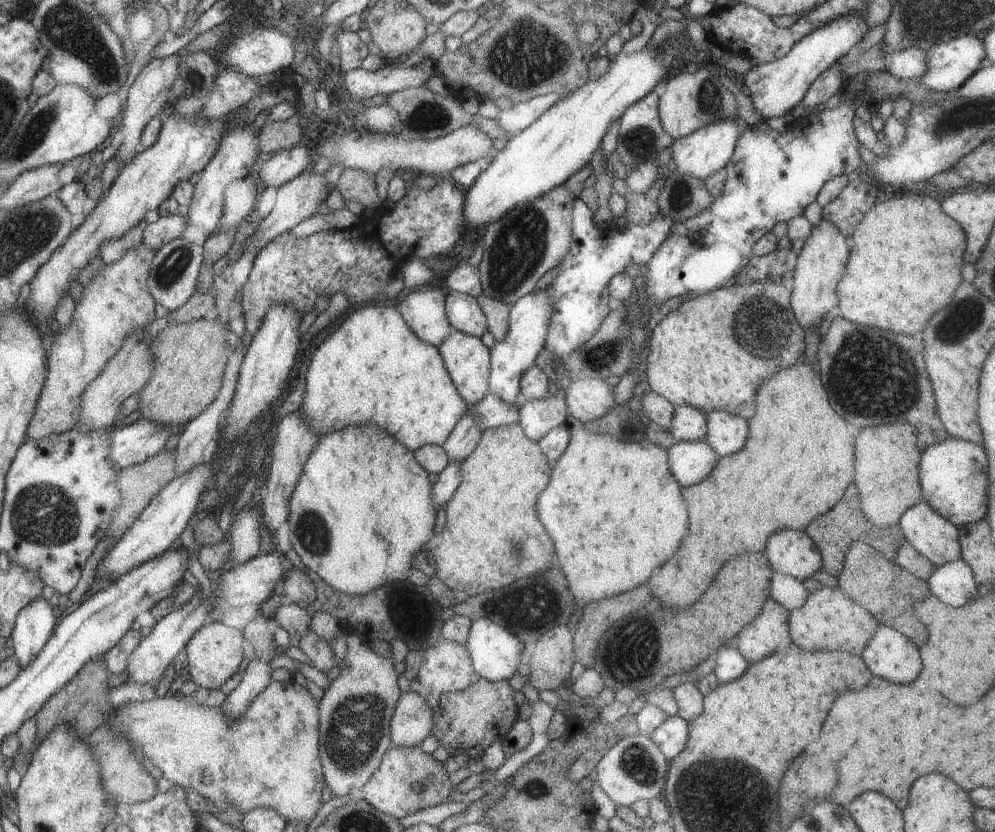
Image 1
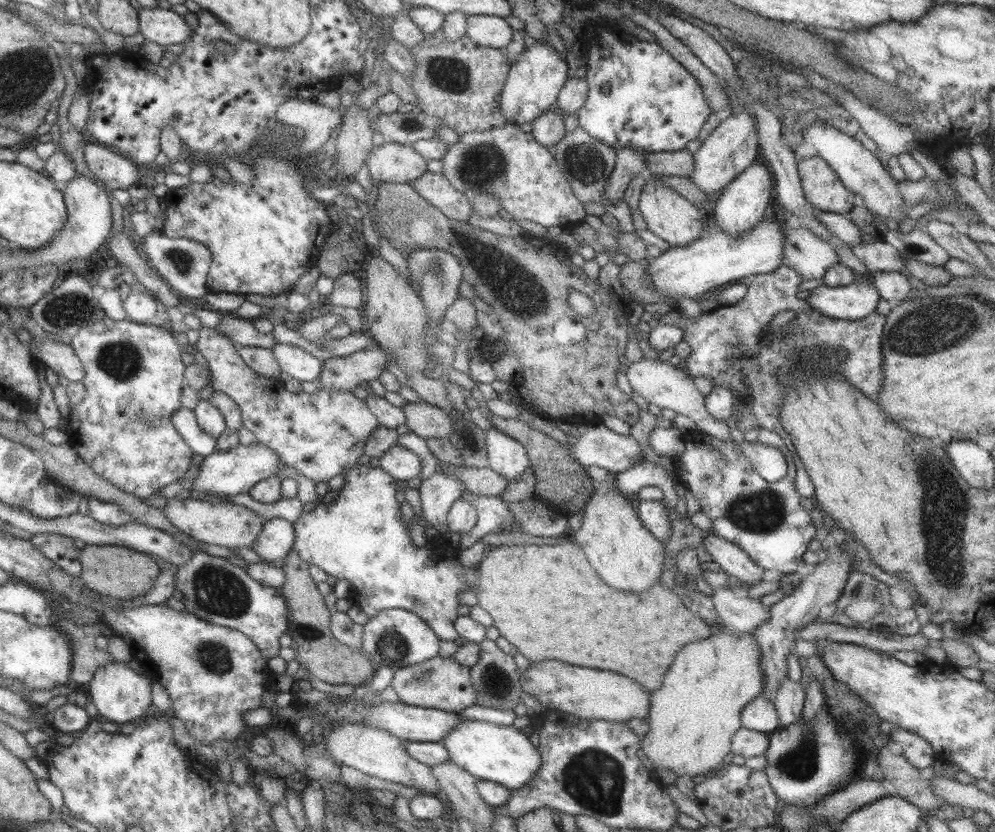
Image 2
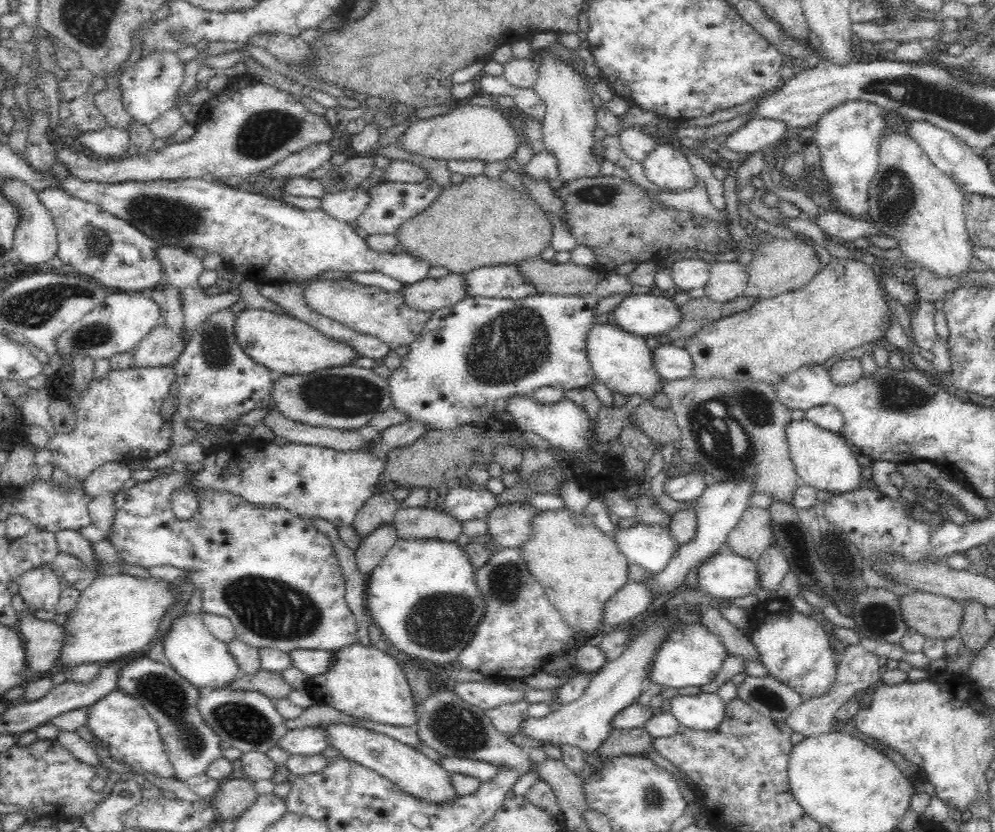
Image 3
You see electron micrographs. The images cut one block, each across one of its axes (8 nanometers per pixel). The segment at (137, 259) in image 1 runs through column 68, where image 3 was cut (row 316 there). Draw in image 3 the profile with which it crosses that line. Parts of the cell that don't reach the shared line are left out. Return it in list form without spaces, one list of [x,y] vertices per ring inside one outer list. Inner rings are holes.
[[[348,279],[312,280],[305,286],[303,297],[305,305],[314,312],[323,314],[360,334],[375,336],[391,350],[414,342],[432,314],[410,308],[399,291],[388,292],[377,286],[364,286]]]

